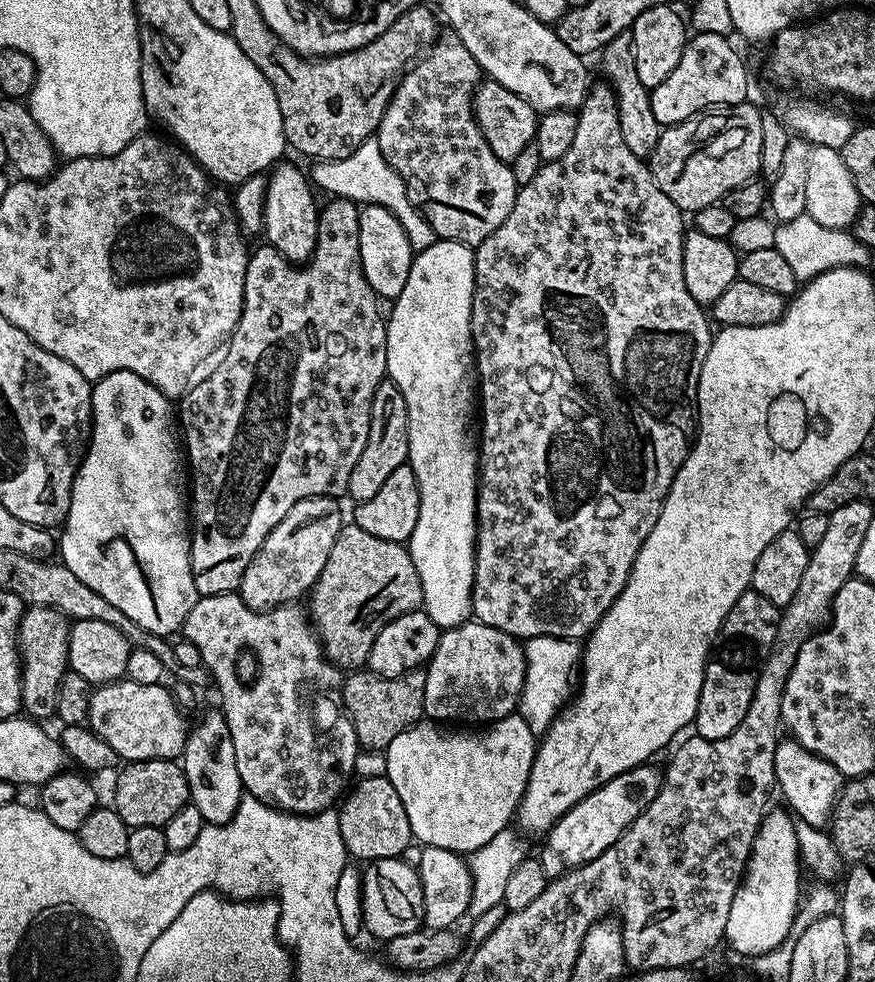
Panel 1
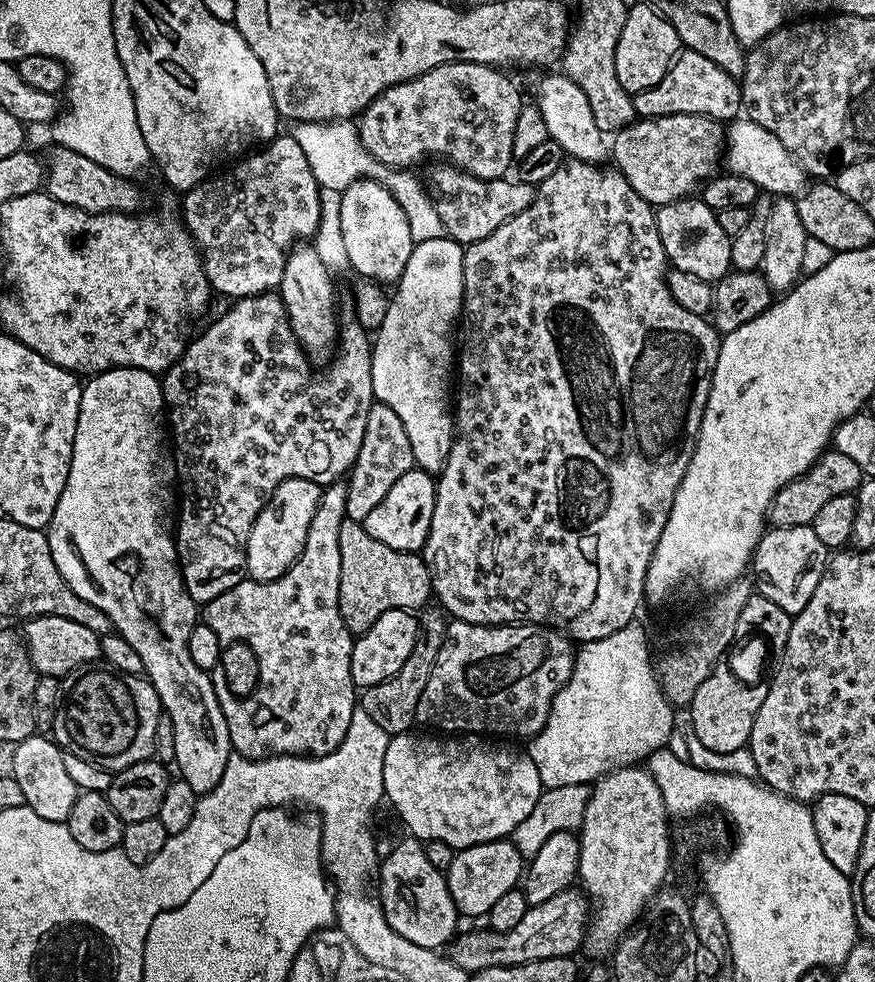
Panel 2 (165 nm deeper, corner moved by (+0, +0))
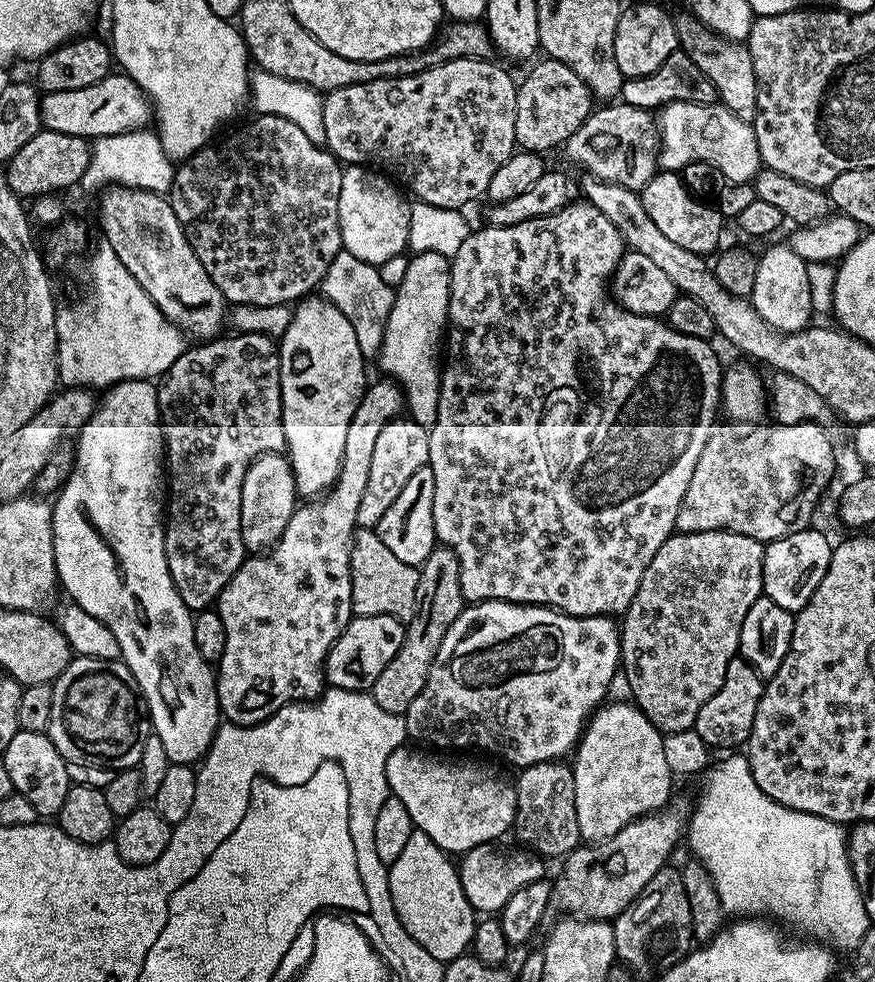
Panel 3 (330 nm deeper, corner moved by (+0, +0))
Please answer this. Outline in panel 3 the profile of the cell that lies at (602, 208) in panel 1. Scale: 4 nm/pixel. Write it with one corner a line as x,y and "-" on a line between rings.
584,198
567,204
549,216
530,218
526,222
518,222
510,226
483,226
469,231
466,242
462,242
458,254
450,257
450,302
448,303
448,327
446,329
446,359
440,373
440,397
438,398
438,414
436,421
428,428
430,454
427,467
434,474
434,530
436,539
441,545
450,547
458,558
460,585
465,601
469,605
481,604
487,600
501,600
511,604
539,604
541,608
555,608
568,616
611,616
619,617
634,602
634,594
638,594
638,582
642,582
642,574
646,574
646,566
650,566
650,558
662,550
662,542
666,542
677,531
676,519
678,506
682,506
682,498
686,498
686,486
690,486
690,478
694,478
694,466
698,466
698,458
702,458
702,446
710,438
712,429
718,423
718,409
721,407
720,385
722,383
722,367
716,352
708,340
691,337
690,334
678,334
663,319
655,316
643,316
626,310
612,298
610,281
616,267
626,251
622,234
615,228
610,219
602,214
598,207
588,203

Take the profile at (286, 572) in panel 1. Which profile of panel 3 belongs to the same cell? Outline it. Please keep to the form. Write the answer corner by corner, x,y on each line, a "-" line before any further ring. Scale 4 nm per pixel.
267,452
256,457
246,470
246,478
242,482
240,529
245,549
249,553
260,554
274,548
282,538
282,530
286,530
286,522
290,522
297,507
296,479
287,455

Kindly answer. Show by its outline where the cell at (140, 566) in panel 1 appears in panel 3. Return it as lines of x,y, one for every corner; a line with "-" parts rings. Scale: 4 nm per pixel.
124,380
113,384
103,393
102,399
96,405
96,413
80,428
74,440
74,459
72,472
68,481
59,492
55,493
52,504
52,537
54,538
54,562
56,563
56,578
61,589
68,591
67,599
76,604
86,614
94,614
98,622
106,622
114,638
118,638
120,659
134,674
140,692
148,703
148,718
152,722
154,735
162,738
162,746
166,749
169,764
195,765
203,761
204,756
212,746
216,737
216,729
222,723
220,703
216,697
217,673
213,665
198,654
198,646
194,646
193,613
182,602
174,582
170,578
170,566
166,566
166,546
164,545
164,530
166,527
166,445
164,443
164,425
160,422
160,407
156,397
157,385
152,380

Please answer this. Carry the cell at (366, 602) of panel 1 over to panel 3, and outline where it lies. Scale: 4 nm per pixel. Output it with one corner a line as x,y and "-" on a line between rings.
357,528
350,550
350,578
352,579
352,610
358,616
393,616
407,622
416,613
416,591
420,573
417,565
401,562
382,543
376,531

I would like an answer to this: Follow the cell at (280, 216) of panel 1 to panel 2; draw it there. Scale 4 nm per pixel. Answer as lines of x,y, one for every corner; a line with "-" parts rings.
300,242
289,251
286,258
286,270
282,270
282,282
279,286
280,297
286,306
286,314
290,326
294,330
300,347
313,361
327,361
333,355
338,343
338,315
336,316
336,288
332,285
333,273
328,271
324,257
318,254
315,246
308,242

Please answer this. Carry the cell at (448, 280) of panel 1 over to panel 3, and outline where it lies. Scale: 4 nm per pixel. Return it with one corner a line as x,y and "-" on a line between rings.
418,252
409,259
406,276
394,288
390,318
386,322
378,357
380,368
384,371
381,373
404,389
407,415
425,426
431,426
438,414
442,345
448,327
451,273
449,257
442,254

